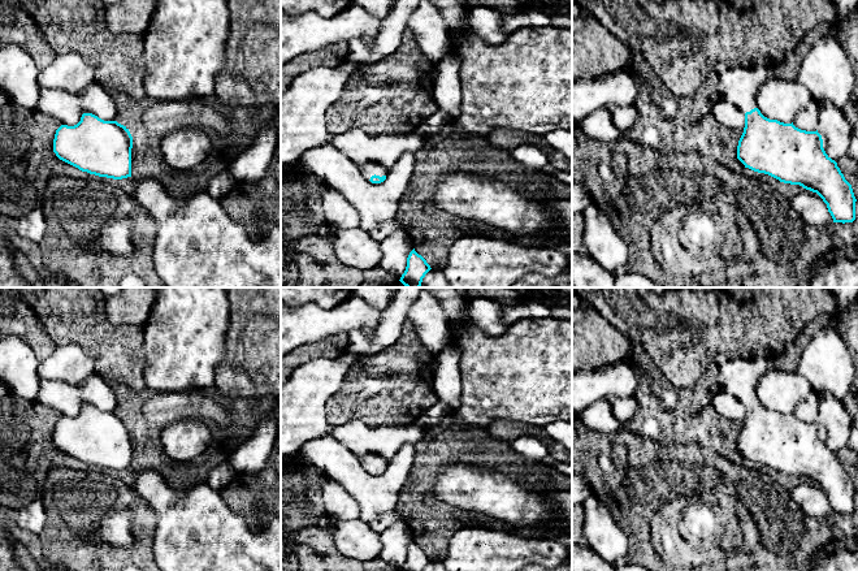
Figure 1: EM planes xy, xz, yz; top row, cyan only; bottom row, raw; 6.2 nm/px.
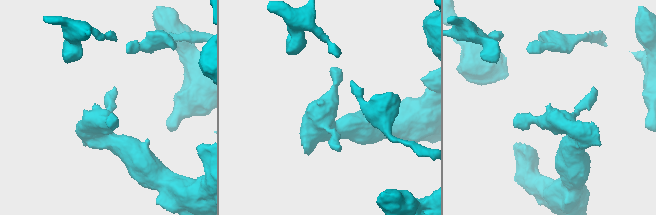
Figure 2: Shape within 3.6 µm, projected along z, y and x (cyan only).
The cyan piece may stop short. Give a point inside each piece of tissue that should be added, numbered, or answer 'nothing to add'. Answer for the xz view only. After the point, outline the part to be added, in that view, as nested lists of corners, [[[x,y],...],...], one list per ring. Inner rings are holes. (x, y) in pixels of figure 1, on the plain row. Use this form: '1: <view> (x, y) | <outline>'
1: xz (369, 461) | [[[368,454],[368,455],[363,457],[363,458],[360,459],[360,463],[361,463],[361,466],[364,467],[364,470],[367,470],[368,472],[369,472],[370,468],[374,467],[374,466],[376,466],[376,467],[380,467],[380,468],[387,466],[387,462],[386,462],[384,458],[381,458],[381,457],[378,457],[378,455],[374,455],[374,454]]]

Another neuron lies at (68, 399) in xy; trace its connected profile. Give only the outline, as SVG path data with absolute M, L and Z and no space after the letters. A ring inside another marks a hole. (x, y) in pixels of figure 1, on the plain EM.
M95 372L81 385L40 380L35 402L58 411L61 416L74 418L83 405L92 405L104 412L117 412L122 397L117 386Z

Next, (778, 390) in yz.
M771 369L755 385L755 395L760 405L784 415L792 415L810 393L810 385L797 372Z

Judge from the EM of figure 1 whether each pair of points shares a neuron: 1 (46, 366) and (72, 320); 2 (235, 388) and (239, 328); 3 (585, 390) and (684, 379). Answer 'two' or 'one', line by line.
1: two
2: one
3: two

